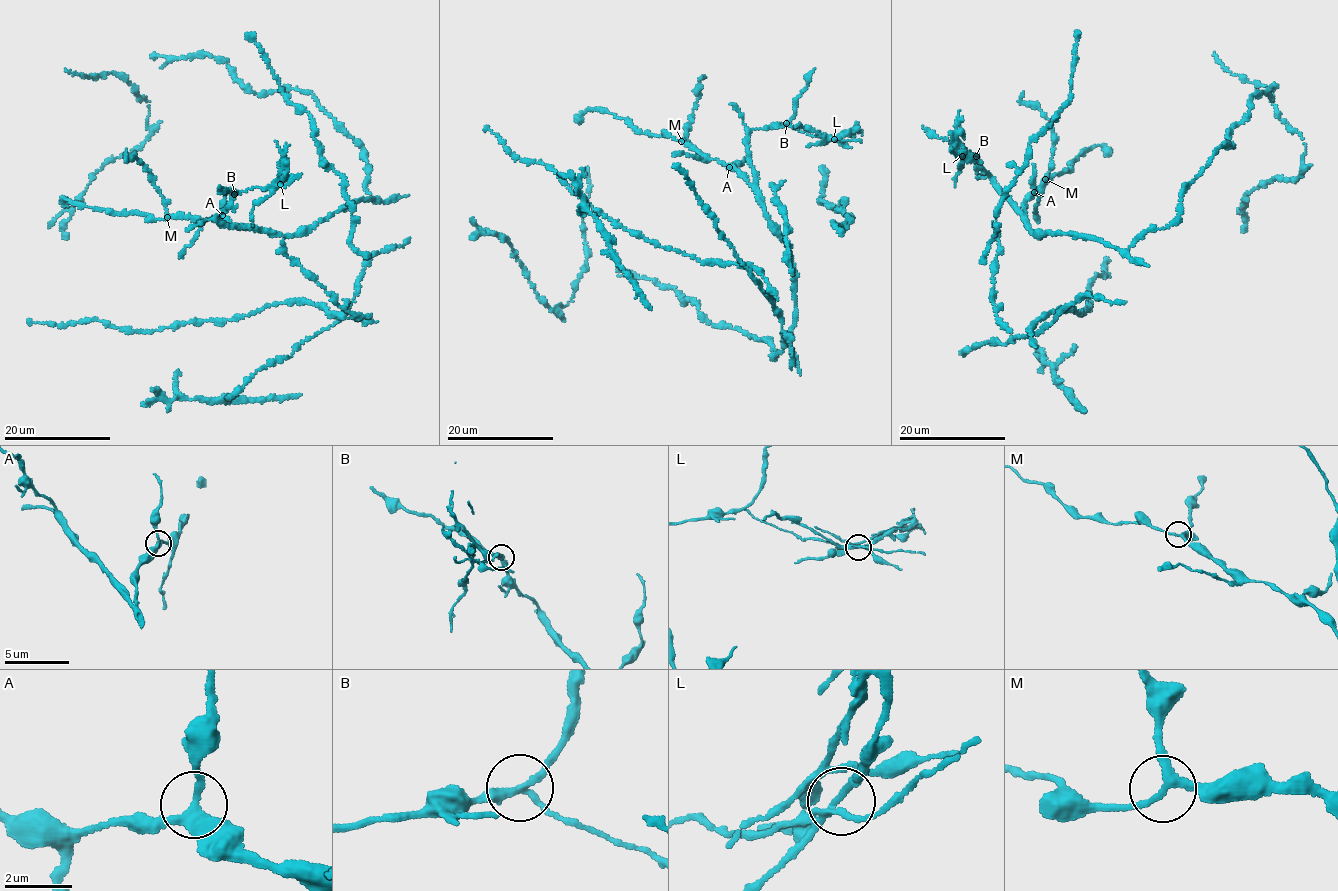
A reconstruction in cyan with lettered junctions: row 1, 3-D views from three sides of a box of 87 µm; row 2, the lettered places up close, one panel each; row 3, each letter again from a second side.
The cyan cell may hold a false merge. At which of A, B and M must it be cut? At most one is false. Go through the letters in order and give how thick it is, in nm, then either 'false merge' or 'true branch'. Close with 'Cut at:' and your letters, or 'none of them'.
A: calibre 300 nm; true branch
B: calibre 240 nm; false merge
M: calibre 200 nm; true branch
Cut at: B

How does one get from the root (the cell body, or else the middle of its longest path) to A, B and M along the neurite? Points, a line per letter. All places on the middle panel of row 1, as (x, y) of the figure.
A: (782, 336), (794, 322), (791, 251), (755, 191), (737, 169), (729, 167)
B: (782, 336), (794, 322), (794, 267), (787, 243), (764, 209), (748, 142), (752, 130), (786, 123)
M: (782, 336), (794, 322), (794, 267), (787, 243), (737, 169), (703, 157), (681, 141)

